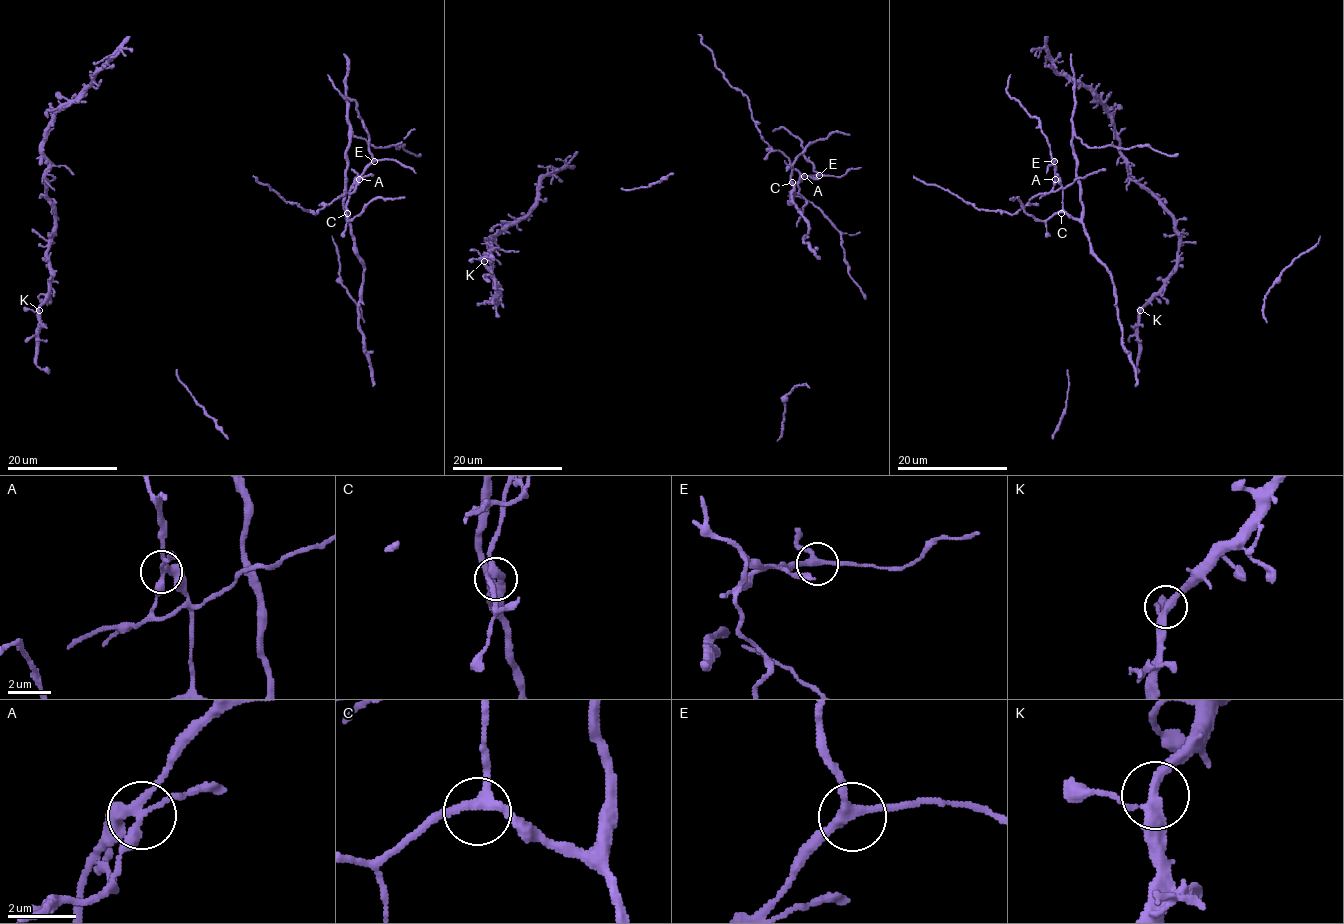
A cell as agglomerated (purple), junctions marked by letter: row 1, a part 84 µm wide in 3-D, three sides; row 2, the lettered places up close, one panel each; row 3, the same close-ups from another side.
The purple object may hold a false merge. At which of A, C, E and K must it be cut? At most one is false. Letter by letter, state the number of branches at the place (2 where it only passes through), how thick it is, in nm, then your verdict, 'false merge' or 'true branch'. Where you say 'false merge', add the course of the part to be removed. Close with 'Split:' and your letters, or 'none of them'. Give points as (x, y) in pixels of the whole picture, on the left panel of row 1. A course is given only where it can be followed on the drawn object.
A: 4 | 260 nm | false merge | (360, 179), (350, 193), (338, 196), (315, 214), (286, 201), (253, 175)
C: 3 | 240 nm | true branch
E: 3 | 240 nm | true branch
K: 3 | 280 nm | true branch
Split: A

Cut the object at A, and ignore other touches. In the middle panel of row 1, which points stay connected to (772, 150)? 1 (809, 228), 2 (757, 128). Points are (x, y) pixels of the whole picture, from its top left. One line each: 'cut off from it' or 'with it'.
1: cut off from it
2: with it

